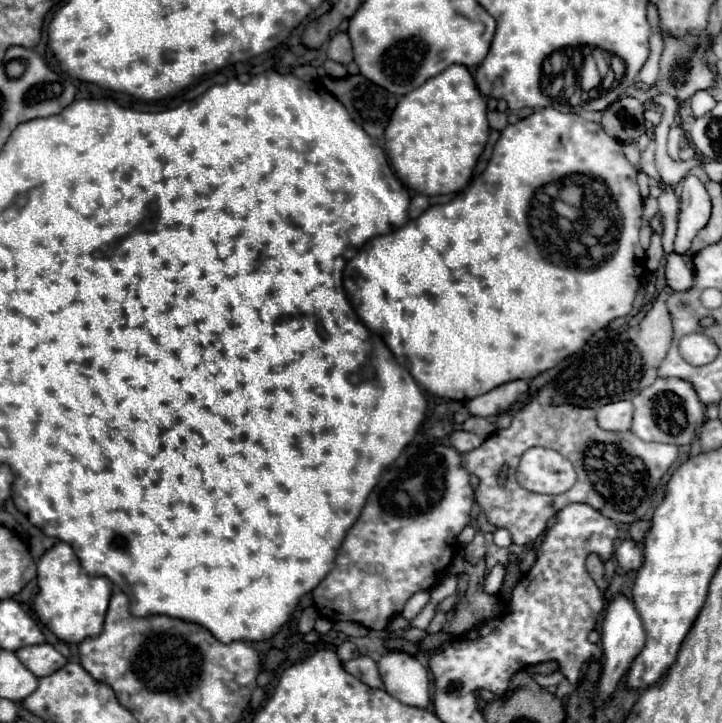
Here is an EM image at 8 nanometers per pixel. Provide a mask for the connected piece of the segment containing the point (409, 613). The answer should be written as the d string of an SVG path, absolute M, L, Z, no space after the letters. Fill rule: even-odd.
M420 590L420 594L414 594L414 596L406 602L406 606L404 606L404 610L402 610L402 616L404 616L406 620L412 620L428 602L430 602L430 592L428 592L428 590Z

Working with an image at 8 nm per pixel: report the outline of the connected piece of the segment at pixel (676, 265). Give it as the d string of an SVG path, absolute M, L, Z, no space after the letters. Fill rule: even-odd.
M670 254L668 258L668 266L666 266L666 282L670 288L674 290L688 290L688 286L692 286L692 278L694 274L686 268L684 260L680 254Z

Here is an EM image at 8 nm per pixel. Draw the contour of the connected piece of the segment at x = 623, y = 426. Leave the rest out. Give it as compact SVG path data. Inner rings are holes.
M628 400L612 402L612 404L606 404L598 410L598 424L604 430L626 432L632 426L632 414L634 414L632 402L628 402Z

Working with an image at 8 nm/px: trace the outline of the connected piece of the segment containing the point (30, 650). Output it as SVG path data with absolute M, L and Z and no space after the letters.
M52 644L26 646L26 648L16 650L16 656L38 678L44 678L44 676L48 676L48 674L64 668L66 662L68 662Z

